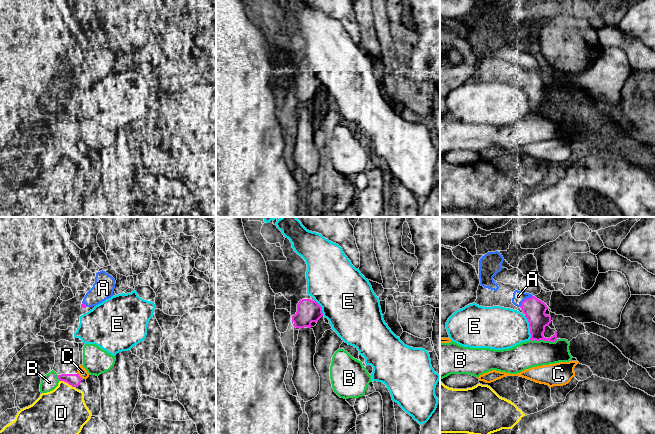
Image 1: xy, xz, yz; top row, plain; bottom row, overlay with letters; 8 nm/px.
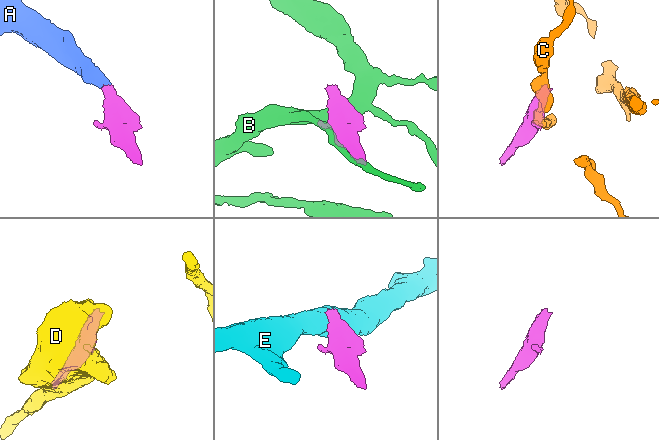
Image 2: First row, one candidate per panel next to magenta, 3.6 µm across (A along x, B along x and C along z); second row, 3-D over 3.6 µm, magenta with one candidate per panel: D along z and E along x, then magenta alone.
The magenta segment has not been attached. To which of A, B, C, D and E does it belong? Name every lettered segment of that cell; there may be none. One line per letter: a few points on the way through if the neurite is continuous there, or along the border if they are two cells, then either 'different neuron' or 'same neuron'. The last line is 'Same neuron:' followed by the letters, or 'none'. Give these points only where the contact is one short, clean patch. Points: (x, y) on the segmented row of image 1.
A: same neuron
B: different neuron
C: different neuron
D: different neuron
E: different neuron
Same neuron: A

